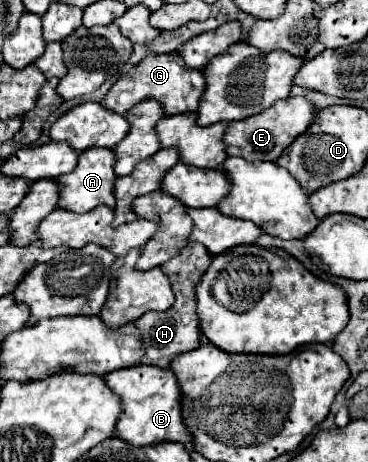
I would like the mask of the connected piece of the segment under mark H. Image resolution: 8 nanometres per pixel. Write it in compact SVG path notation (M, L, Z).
M188 243L180 251L178 257L174 257L162 265L164 273L170 277L176 301L168 311L160 311L160 313L148 311L136 321L136 327L140 329L140 339L144 343L148 359L154 361L160 357L176 357L184 351L192 351L192 349L200 347L202 331L200 331L200 319L198 319L198 311L196 311L196 285L200 283L202 275L210 267L212 259L214 257L210 257L210 253L206 251L206 247L202 247L202 243Z

